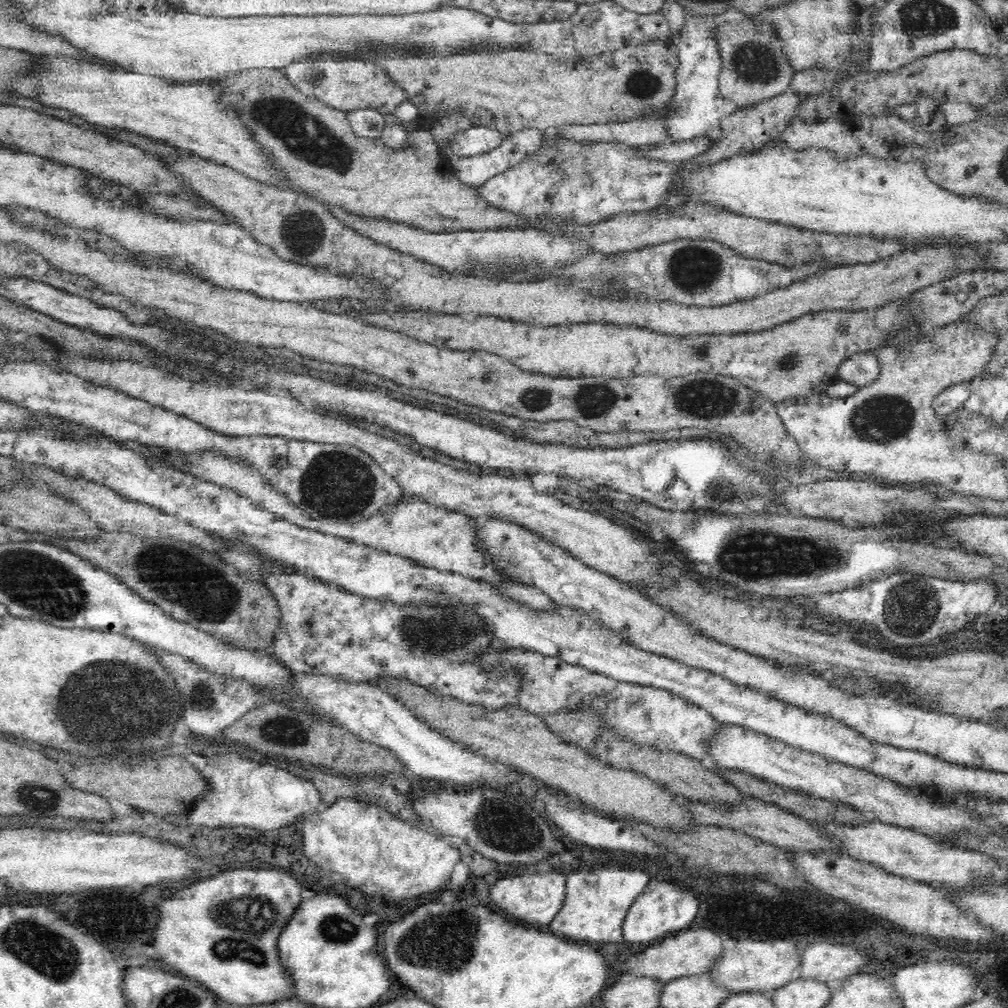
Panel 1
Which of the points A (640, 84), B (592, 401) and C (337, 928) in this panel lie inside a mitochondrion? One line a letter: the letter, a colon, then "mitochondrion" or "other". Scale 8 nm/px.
A: mitochondrion
B: mitochondrion
C: mitochondrion

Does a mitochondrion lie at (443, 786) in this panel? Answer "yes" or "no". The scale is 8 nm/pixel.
no

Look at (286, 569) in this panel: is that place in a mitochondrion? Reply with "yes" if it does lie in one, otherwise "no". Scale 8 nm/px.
no

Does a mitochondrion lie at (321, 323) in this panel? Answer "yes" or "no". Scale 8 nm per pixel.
no

